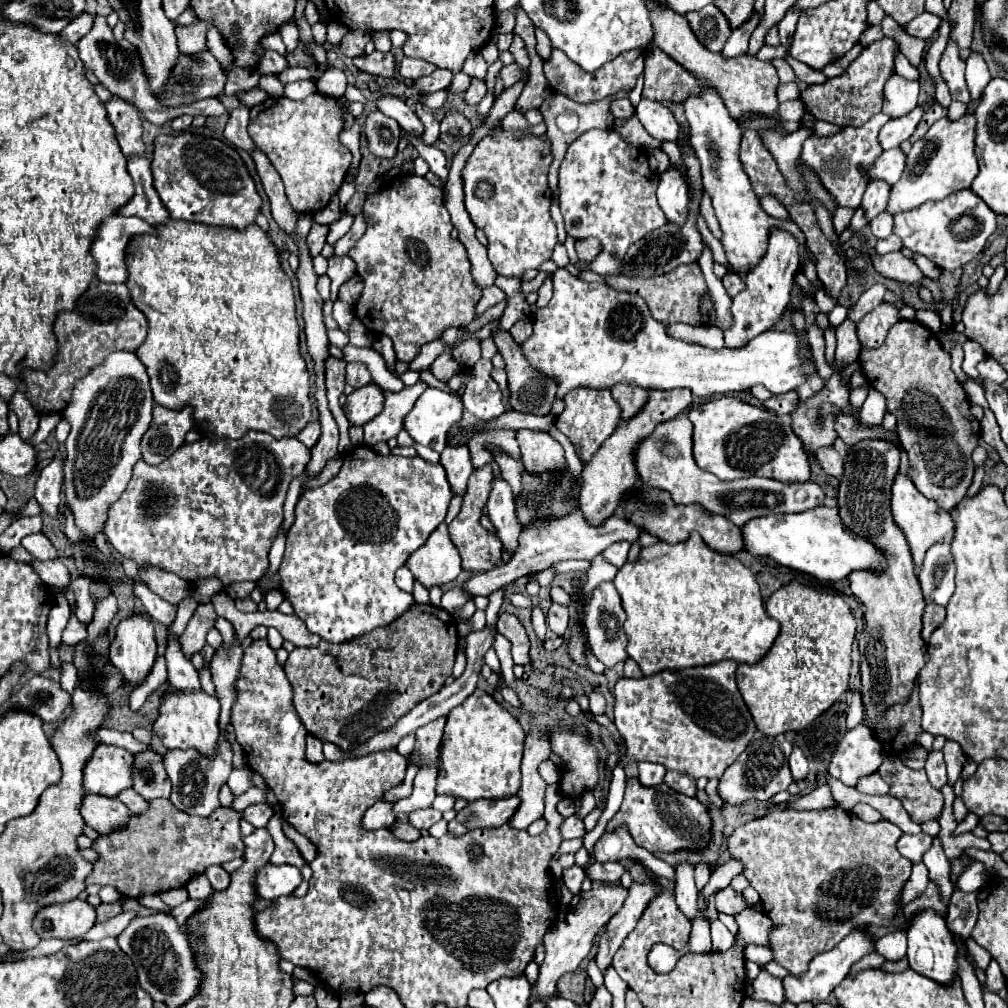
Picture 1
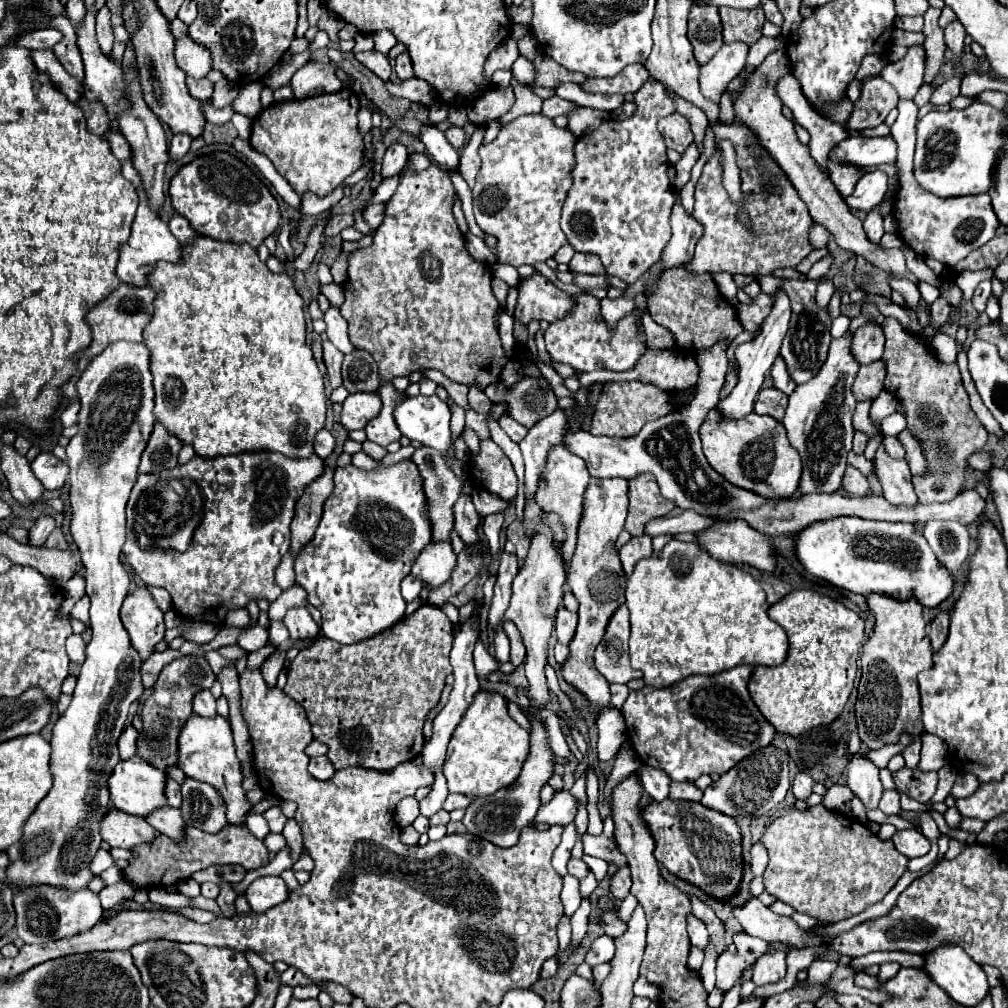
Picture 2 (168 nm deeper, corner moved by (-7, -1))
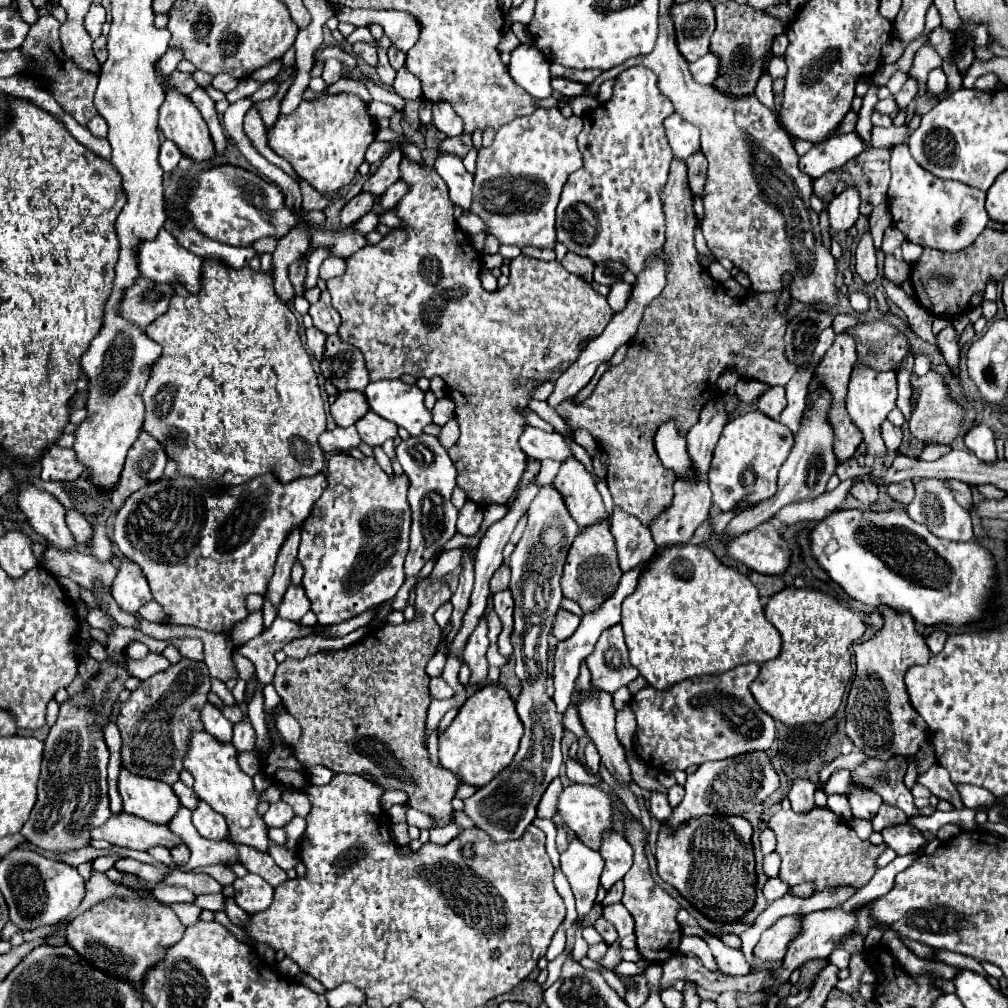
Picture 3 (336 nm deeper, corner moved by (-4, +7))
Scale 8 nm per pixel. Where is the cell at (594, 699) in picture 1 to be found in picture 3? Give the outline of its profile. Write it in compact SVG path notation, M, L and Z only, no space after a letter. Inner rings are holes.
M588 744L584 756L586 756L586 764L588 764L588 768L592 770L592 774L596 774L598 768L600 768L600 754L598 754L596 746L594 746L594 744Z

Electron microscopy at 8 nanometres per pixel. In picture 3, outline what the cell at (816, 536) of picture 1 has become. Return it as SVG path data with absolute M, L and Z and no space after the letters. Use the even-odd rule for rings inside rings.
M904 508L888 512L862 512L862 510L834 510L824 520L816 522L810 532L812 556L822 570L830 574L842 590L868 606L878 608L886 604L898 612L910 612L920 624L934 626L938 622L962 626L980 618L980 594L992 590L994 582L994 558L976 542L950 542L936 538L928 528L916 524Z

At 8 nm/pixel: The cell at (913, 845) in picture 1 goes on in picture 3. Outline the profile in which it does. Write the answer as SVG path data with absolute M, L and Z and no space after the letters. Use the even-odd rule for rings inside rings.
M896 824L896 826L884 828L882 836L884 836L884 842L892 850L896 850L898 856L914 852L924 844L924 836L910 824Z

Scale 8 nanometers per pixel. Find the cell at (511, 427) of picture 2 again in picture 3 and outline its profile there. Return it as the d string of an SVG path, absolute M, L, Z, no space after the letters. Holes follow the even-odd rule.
M526 426L518 438L518 446L524 448L528 458L542 460L542 458L554 458L554 460L566 460L570 450L564 444L564 438L556 432L548 434L540 428Z

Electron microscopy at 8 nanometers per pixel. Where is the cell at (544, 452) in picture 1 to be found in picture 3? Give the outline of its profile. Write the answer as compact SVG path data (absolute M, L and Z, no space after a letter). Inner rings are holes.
M568 456L568 460L560 464L560 470L552 486L560 492L570 516L576 520L580 528L596 520L608 518L600 492L594 484L594 476L574 456Z

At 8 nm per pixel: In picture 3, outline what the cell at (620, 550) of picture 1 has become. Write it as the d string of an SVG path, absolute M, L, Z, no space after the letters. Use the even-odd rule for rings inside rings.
M614 508L610 524L612 524L612 536L616 540L618 562L624 572L652 558L652 554L656 552L656 544L648 528L640 524L636 516L628 516L624 510Z

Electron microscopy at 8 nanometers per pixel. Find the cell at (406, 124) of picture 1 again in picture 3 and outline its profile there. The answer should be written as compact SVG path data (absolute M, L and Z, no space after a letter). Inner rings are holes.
M438 152L434 168L444 178L444 182L448 184L452 202L462 206L466 212L470 208L470 202L472 202L472 180L474 180L474 176L464 168L462 158L456 154Z

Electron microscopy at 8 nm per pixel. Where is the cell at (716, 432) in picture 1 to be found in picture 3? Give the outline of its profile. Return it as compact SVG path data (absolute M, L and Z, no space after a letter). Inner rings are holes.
M760 410L746 412L728 420L722 436L714 448L712 464L708 470L708 482L712 490L712 502L728 512L740 500L762 502L776 494L778 470L786 462L792 448L792 432L774 418L768 418Z

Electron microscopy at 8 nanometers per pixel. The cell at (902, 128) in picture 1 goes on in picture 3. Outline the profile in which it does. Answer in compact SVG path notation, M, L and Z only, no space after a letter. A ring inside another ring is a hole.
M834 134L826 142L814 144L808 154L800 158L800 168L810 176L810 178L820 178L822 174L840 168L854 156L866 150L864 140L856 134Z

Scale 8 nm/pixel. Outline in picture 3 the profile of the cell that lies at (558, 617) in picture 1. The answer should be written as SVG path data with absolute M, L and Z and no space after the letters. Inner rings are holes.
M560 608L560 610L556 612L556 622L554 622L552 634L554 634L558 640L564 640L564 638L568 638L568 636L572 636L572 634L576 632L578 624L580 624L580 616L576 616L576 614Z

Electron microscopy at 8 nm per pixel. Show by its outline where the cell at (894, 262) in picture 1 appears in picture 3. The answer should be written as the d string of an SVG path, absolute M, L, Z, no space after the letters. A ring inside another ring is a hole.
M896 228L887 230L883 238L882 251L885 254L892 254L902 242L904 242L904 234L900 230L896 230Z

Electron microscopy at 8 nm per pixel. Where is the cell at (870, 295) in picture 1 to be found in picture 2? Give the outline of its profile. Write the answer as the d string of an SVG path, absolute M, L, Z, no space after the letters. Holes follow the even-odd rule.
M851 336L835 338L829 348L829 356L823 368L807 384L797 386L789 396L789 406L783 418L783 426L793 448L799 448L803 462L803 472L799 480L799 494L831 494L841 488L843 472L847 468L847 454L853 440L851 416L855 412L855 396L851 394L851 384L857 376L859 364L851 354Z

